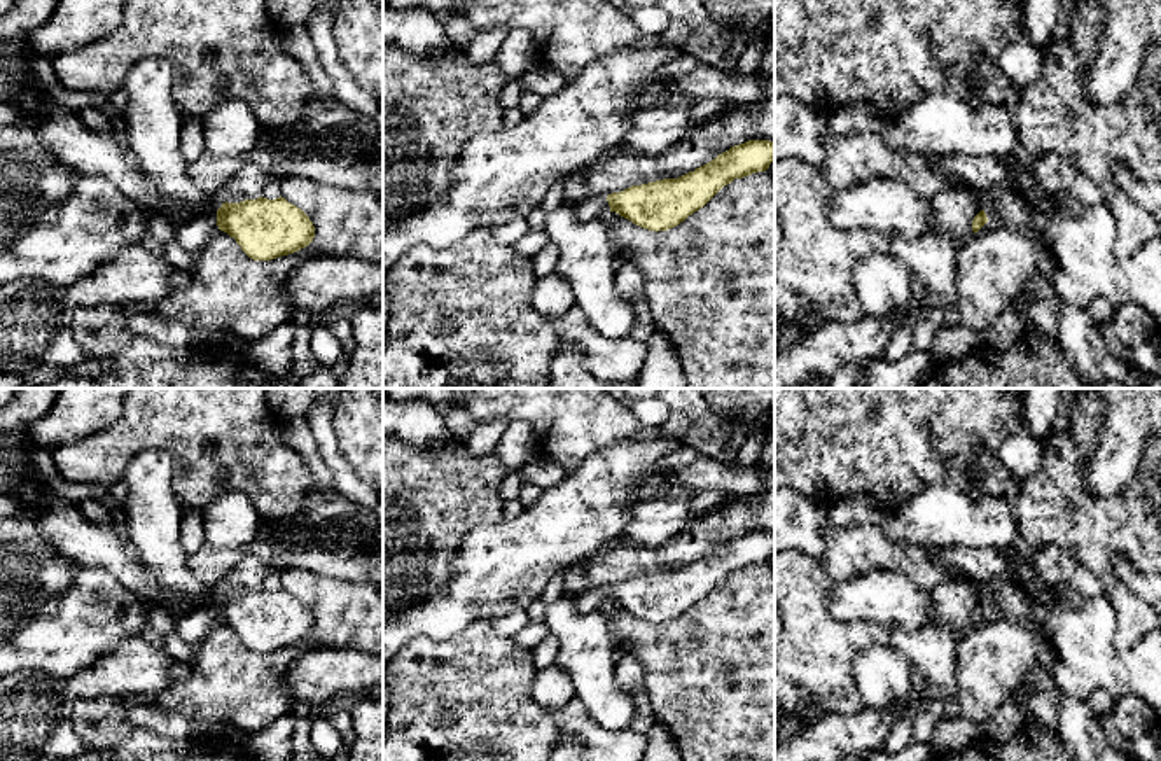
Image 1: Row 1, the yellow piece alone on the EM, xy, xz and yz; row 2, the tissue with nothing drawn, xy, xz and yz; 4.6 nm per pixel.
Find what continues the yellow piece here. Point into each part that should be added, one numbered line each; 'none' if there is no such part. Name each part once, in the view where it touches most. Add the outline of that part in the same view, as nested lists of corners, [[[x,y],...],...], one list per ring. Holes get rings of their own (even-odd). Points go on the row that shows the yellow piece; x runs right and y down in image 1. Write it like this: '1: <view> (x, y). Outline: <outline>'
1: xy (193, 235). Outline: [[[208,213],[192,217],[185,224],[178,224],[177,238],[182,247],[194,257],[219,231],[217,213]]]

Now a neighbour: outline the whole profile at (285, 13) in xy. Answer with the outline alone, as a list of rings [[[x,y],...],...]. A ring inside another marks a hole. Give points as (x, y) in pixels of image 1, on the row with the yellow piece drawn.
[[[268,0],[269,17],[282,28],[304,24],[315,10],[315,0]]]

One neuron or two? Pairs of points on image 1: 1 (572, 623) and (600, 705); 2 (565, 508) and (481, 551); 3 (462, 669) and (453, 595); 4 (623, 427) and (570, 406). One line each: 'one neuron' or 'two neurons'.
1: one neuron
2: one neuron
3: two neurons
4: one neuron

